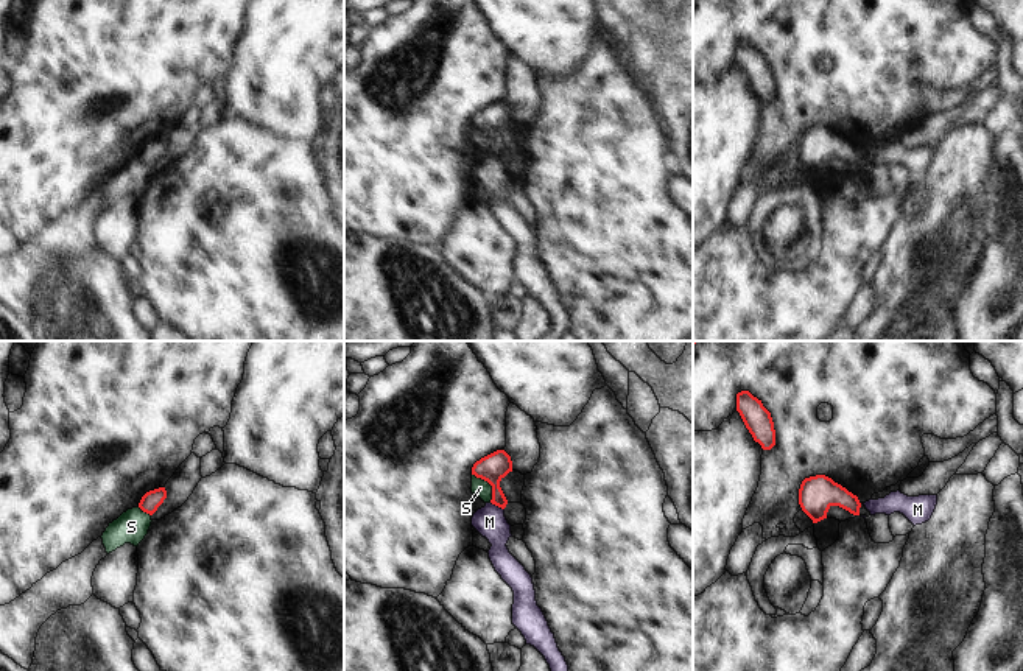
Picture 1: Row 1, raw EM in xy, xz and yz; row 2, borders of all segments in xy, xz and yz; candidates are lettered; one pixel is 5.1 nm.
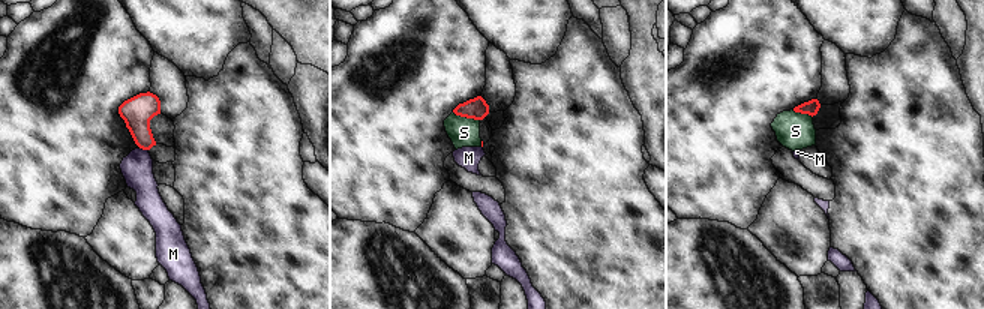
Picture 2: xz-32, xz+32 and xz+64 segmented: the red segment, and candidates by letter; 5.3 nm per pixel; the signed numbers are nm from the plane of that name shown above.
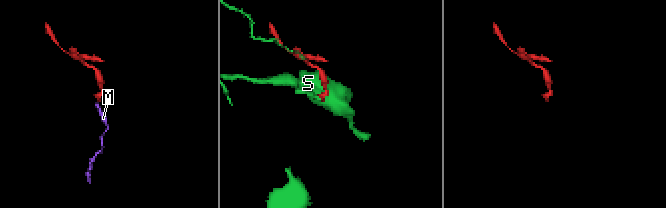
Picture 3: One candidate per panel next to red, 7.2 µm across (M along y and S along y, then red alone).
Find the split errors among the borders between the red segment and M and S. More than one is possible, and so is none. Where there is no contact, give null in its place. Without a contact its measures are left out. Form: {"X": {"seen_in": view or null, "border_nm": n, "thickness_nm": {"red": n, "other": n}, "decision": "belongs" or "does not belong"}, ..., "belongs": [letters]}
{"M": {"seen_in": "xz", "border_nm": 80, "thickness_nm": {"red": 140, "other": 160}, "decision": "does not belong"}, "S": {"seen_in": "xz", "border_nm": 180, "thickness_nm": {"red": 140, "other": 90}, "decision": "does not belong"}, "belongs": []}

